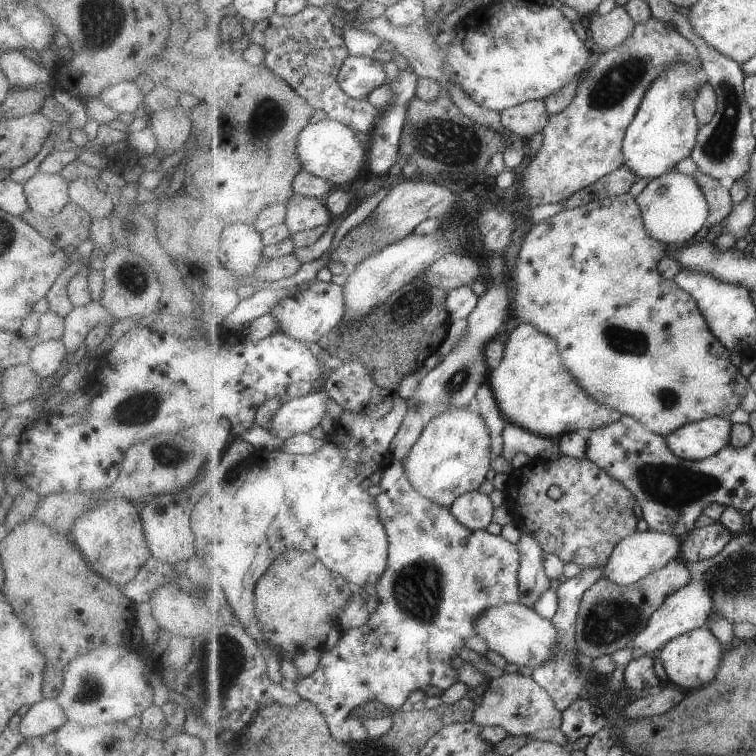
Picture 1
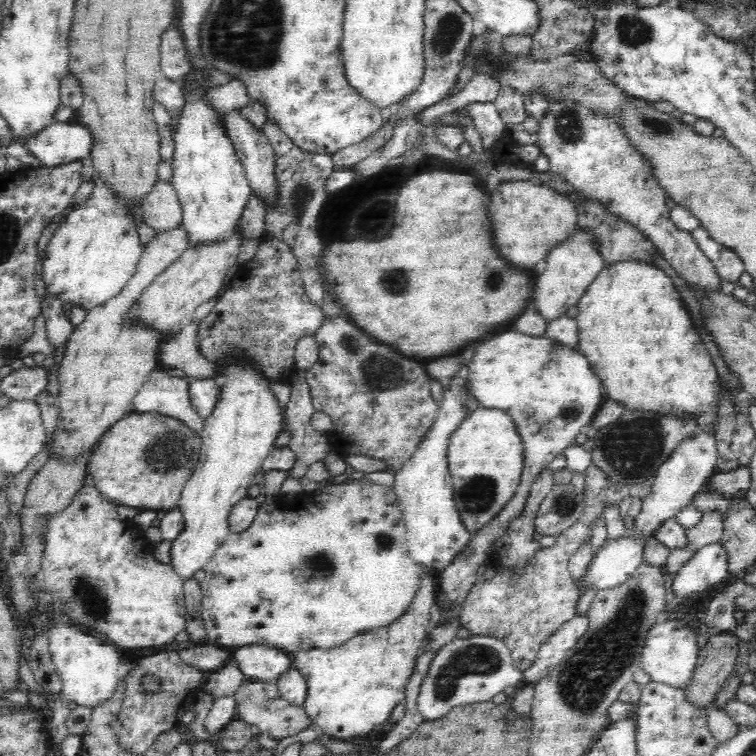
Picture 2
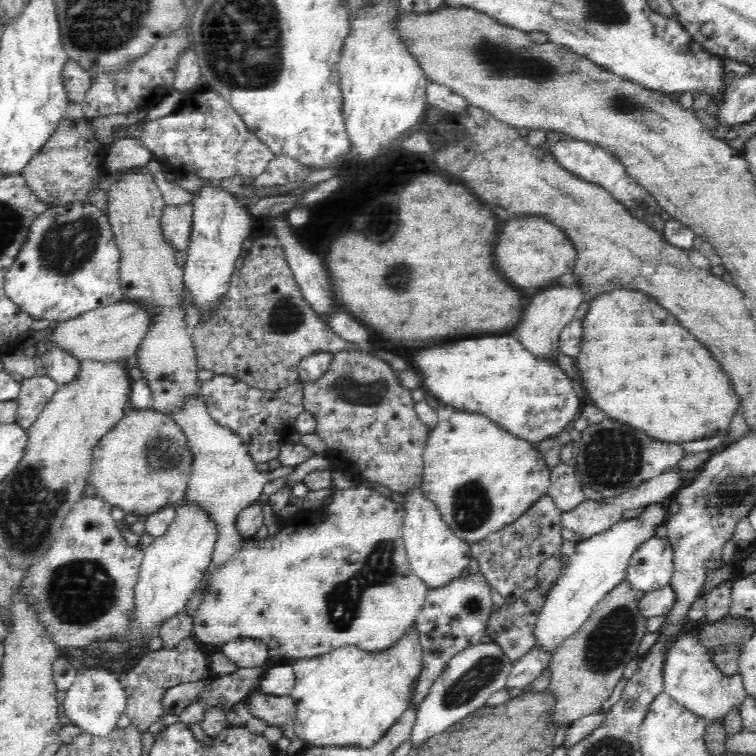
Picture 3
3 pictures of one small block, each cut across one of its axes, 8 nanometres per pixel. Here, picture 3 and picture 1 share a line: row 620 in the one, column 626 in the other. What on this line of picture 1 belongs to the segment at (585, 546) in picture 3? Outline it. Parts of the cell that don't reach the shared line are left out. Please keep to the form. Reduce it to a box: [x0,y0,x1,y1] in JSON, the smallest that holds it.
[604,528,682,587]

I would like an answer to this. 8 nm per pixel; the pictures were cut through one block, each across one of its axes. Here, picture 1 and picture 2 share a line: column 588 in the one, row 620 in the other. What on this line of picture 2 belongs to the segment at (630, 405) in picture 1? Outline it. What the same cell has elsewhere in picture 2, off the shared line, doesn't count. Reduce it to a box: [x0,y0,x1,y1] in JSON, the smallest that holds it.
[201,476,419,652]

